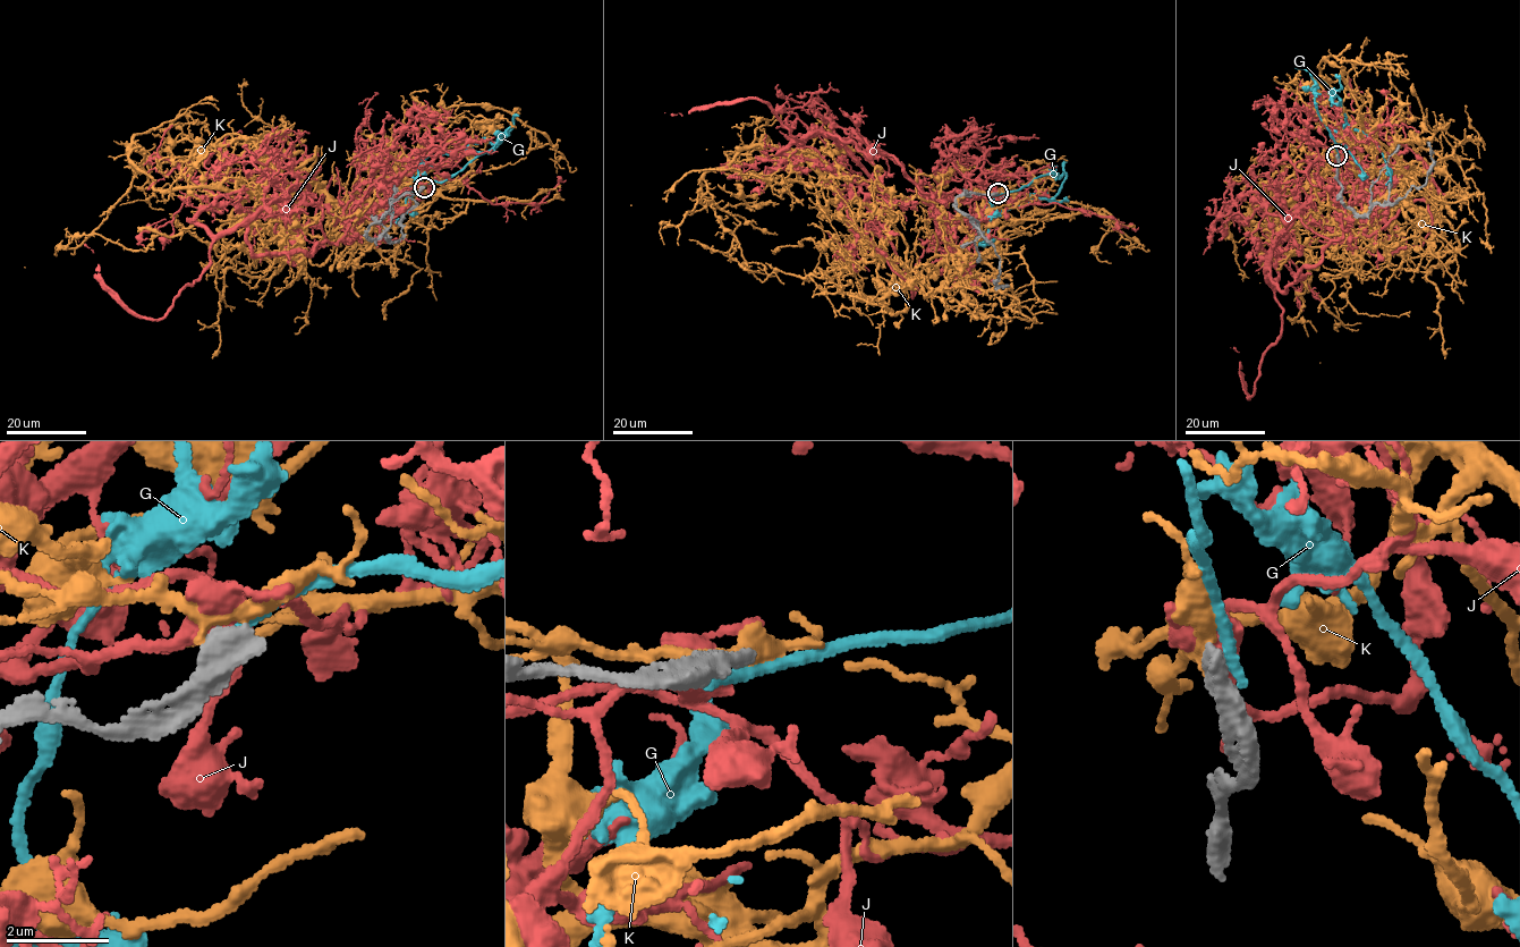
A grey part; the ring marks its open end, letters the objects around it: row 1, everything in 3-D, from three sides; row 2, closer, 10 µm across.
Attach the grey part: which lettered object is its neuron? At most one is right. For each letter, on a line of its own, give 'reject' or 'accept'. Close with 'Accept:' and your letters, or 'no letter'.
G: reject
J: reject
K: reject
Accept: no letter

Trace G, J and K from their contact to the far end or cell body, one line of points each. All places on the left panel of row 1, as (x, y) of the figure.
G: (422, 186), (461, 170), (511, 127), (487, 152), (427, 155), (415, 169), (407, 209), (400, 214), (389, 210)
J: (421, 186), (379, 180), (348, 220), (302, 184), (214, 242), (209, 268), (158, 319), (127, 309), (79, 241)
K: (421, 185), (270, 208), (159, 191), (133, 142), (156, 191), (170, 124), (203, 115)

